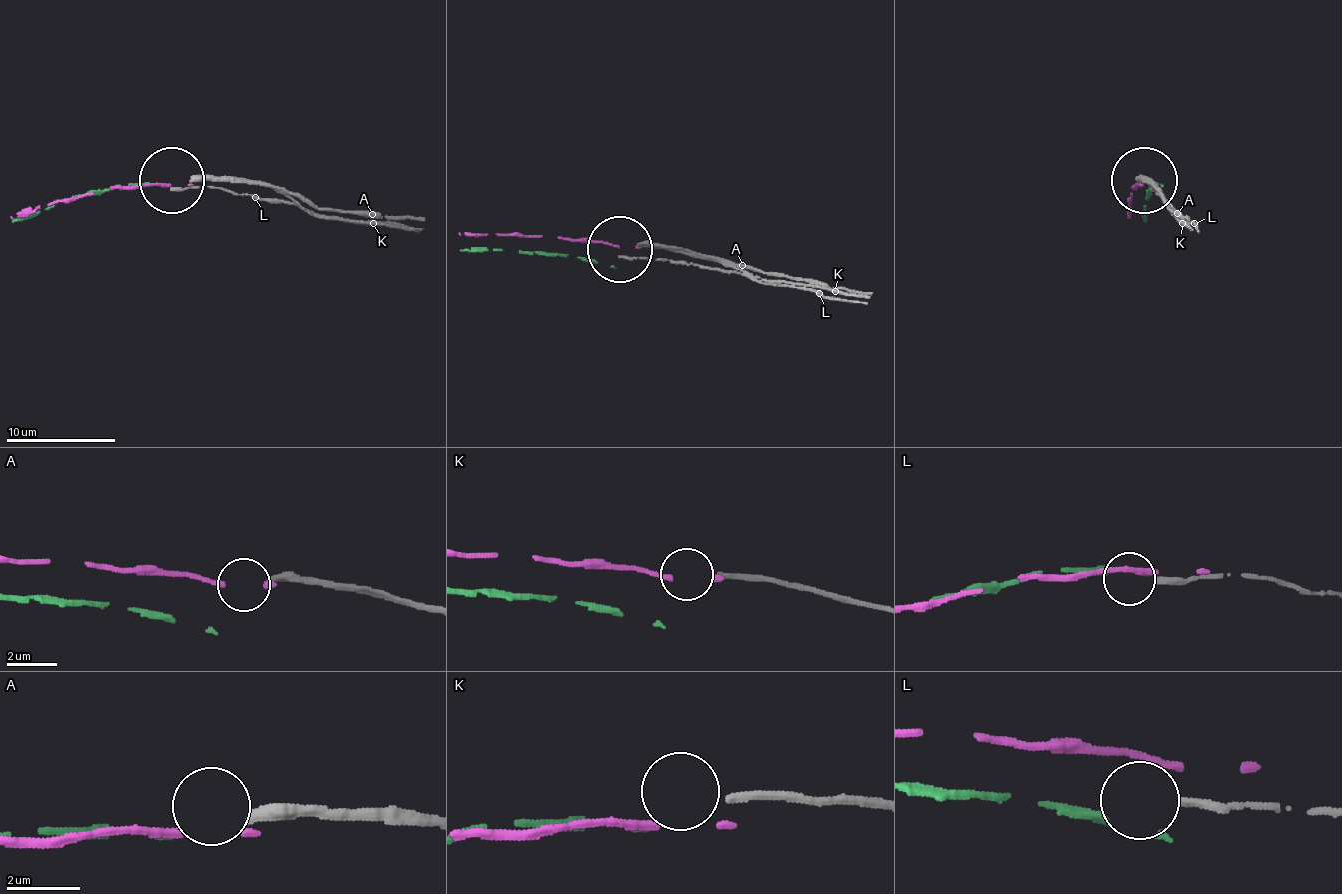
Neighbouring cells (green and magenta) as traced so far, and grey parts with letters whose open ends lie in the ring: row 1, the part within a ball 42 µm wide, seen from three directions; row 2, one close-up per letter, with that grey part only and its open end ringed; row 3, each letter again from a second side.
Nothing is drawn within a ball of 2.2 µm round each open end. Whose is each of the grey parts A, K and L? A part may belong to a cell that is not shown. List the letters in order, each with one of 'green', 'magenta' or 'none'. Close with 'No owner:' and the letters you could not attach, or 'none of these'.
A: none
K: none
L: none
No owner: A, K, L

